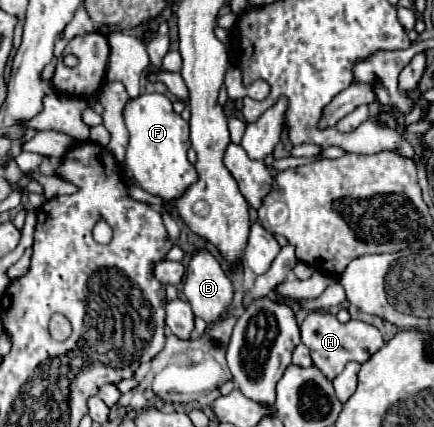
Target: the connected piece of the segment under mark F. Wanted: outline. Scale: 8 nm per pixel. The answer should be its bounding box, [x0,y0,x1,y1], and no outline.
[124,92,198,220]

